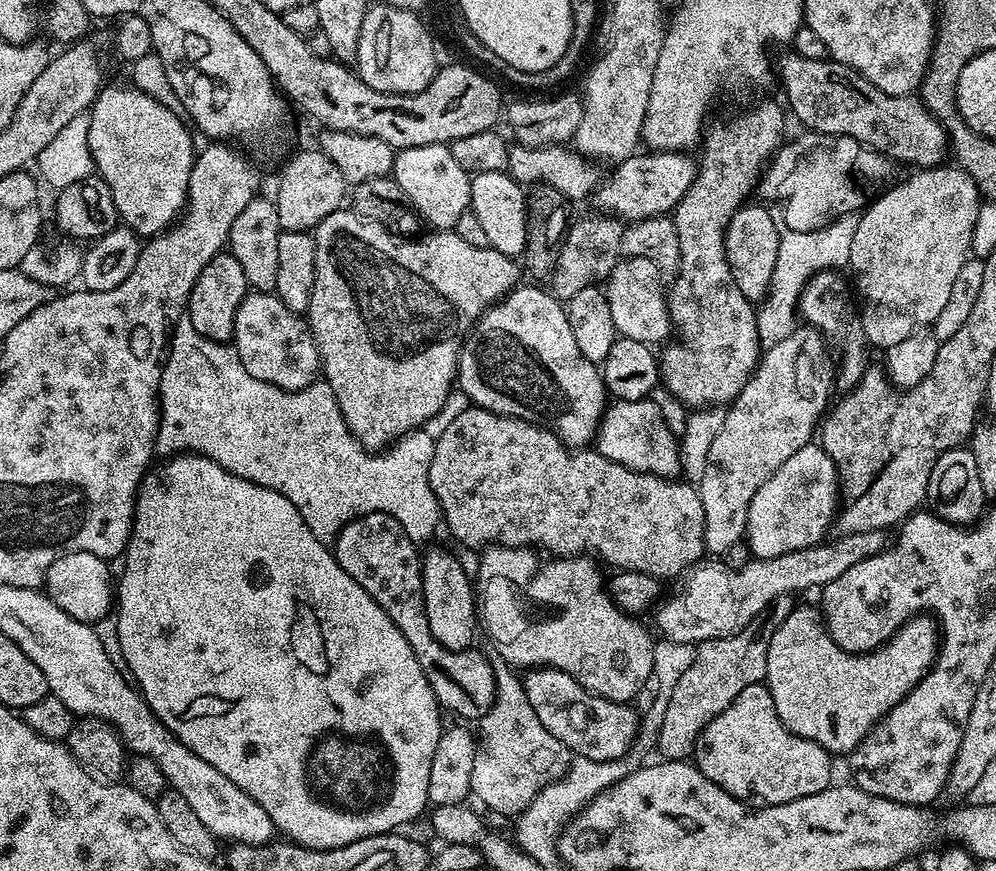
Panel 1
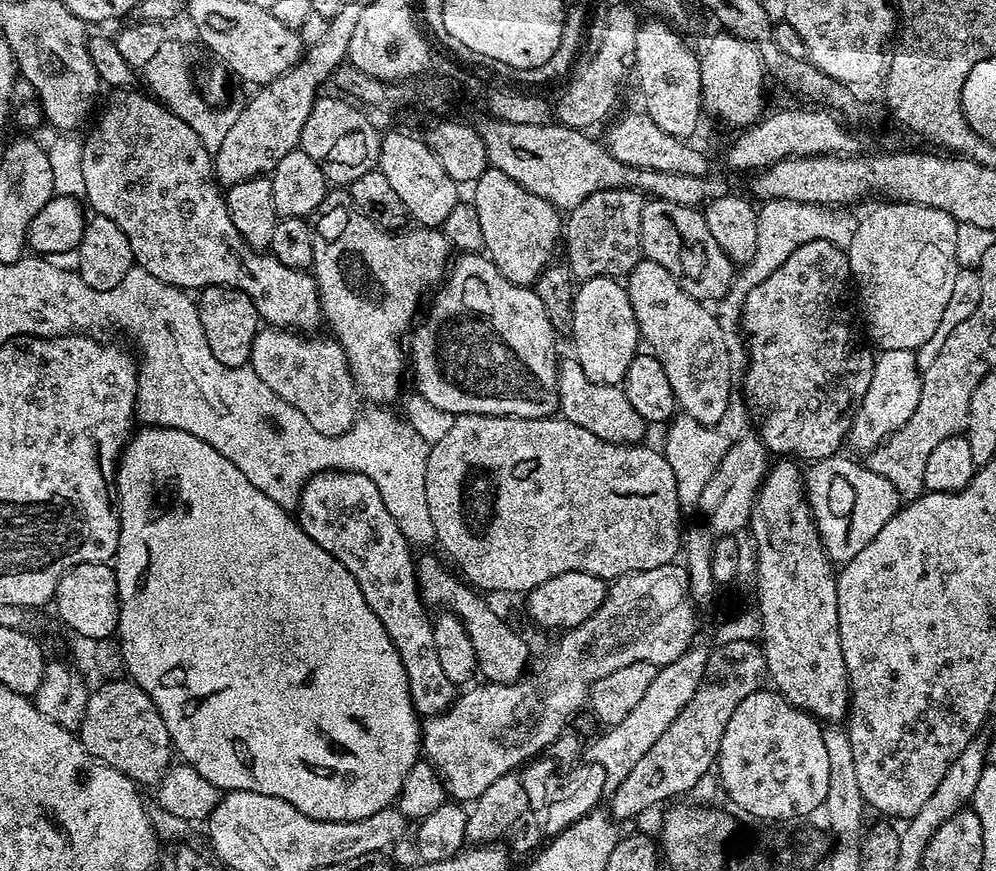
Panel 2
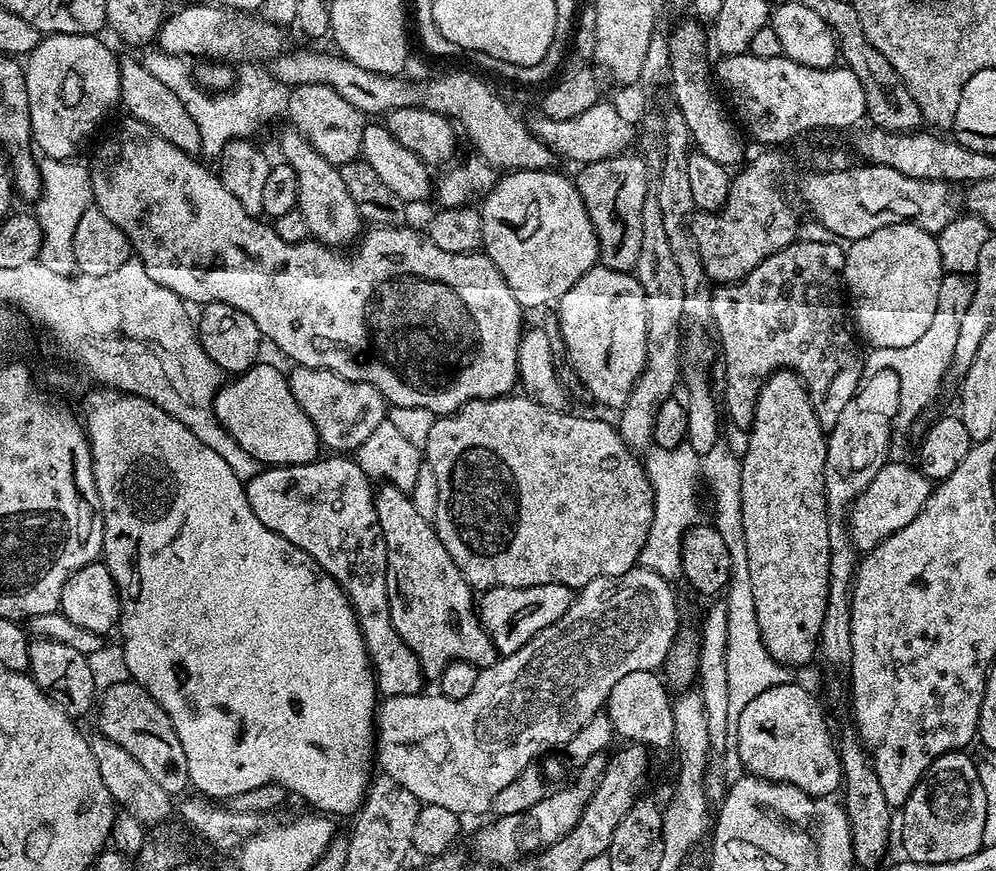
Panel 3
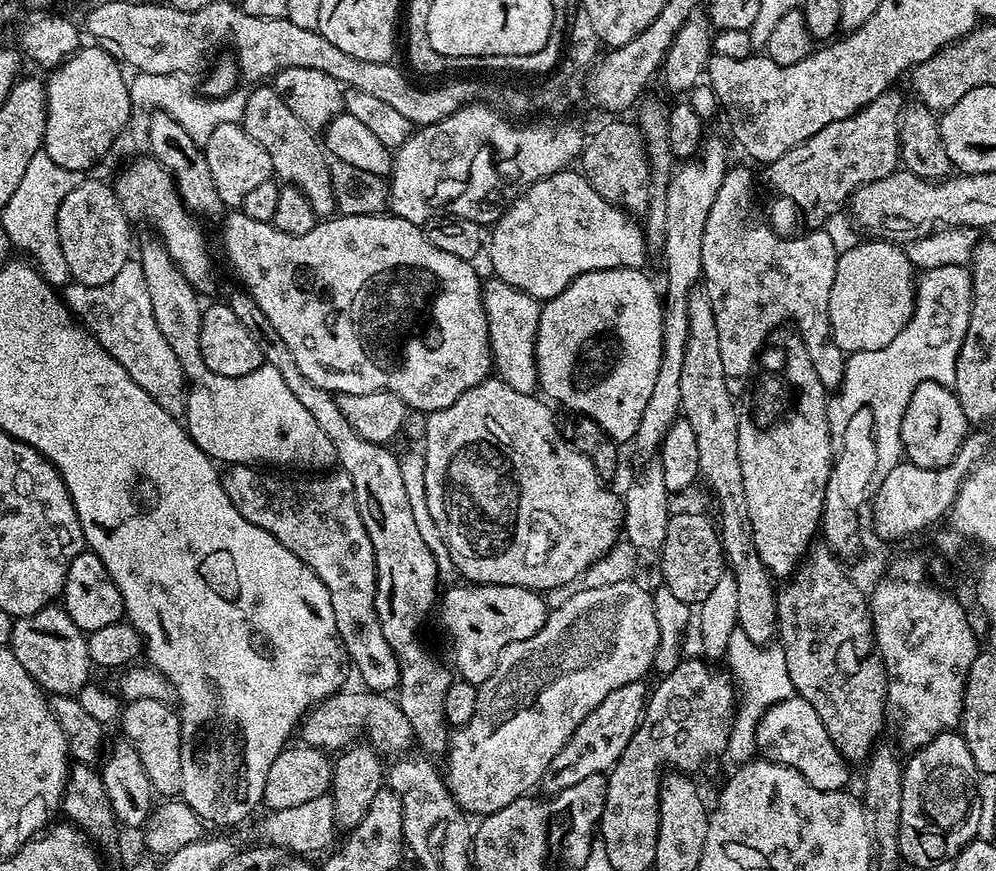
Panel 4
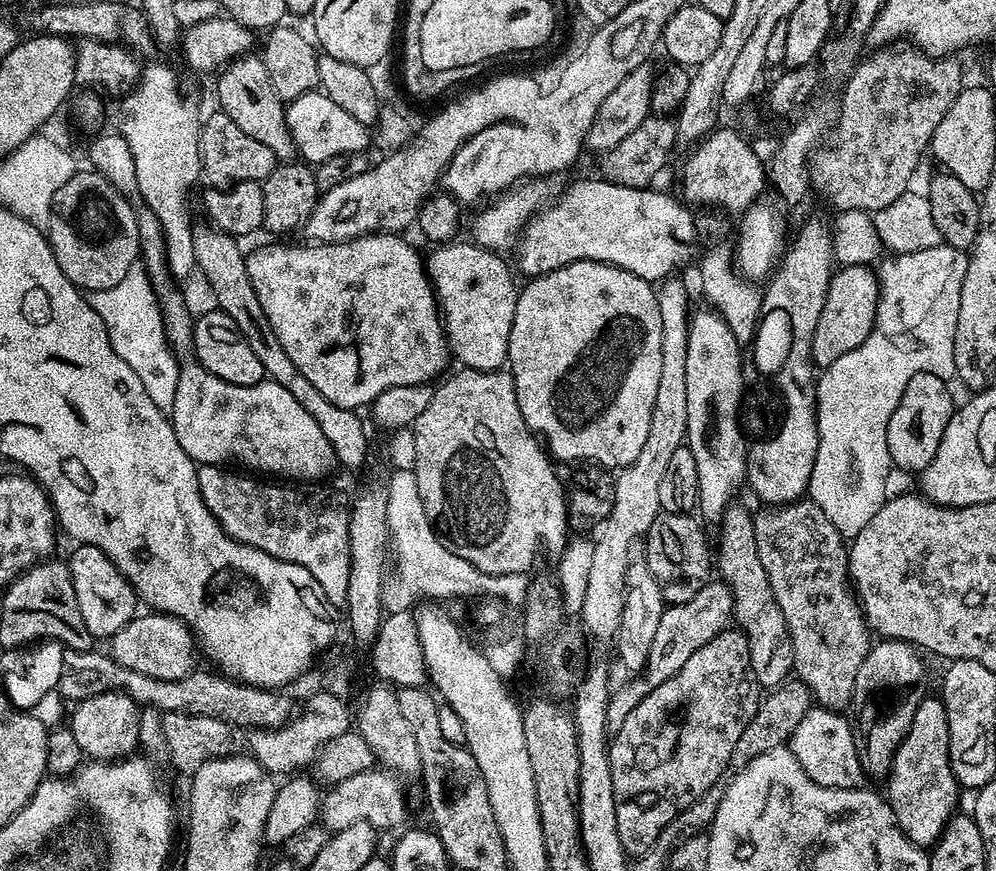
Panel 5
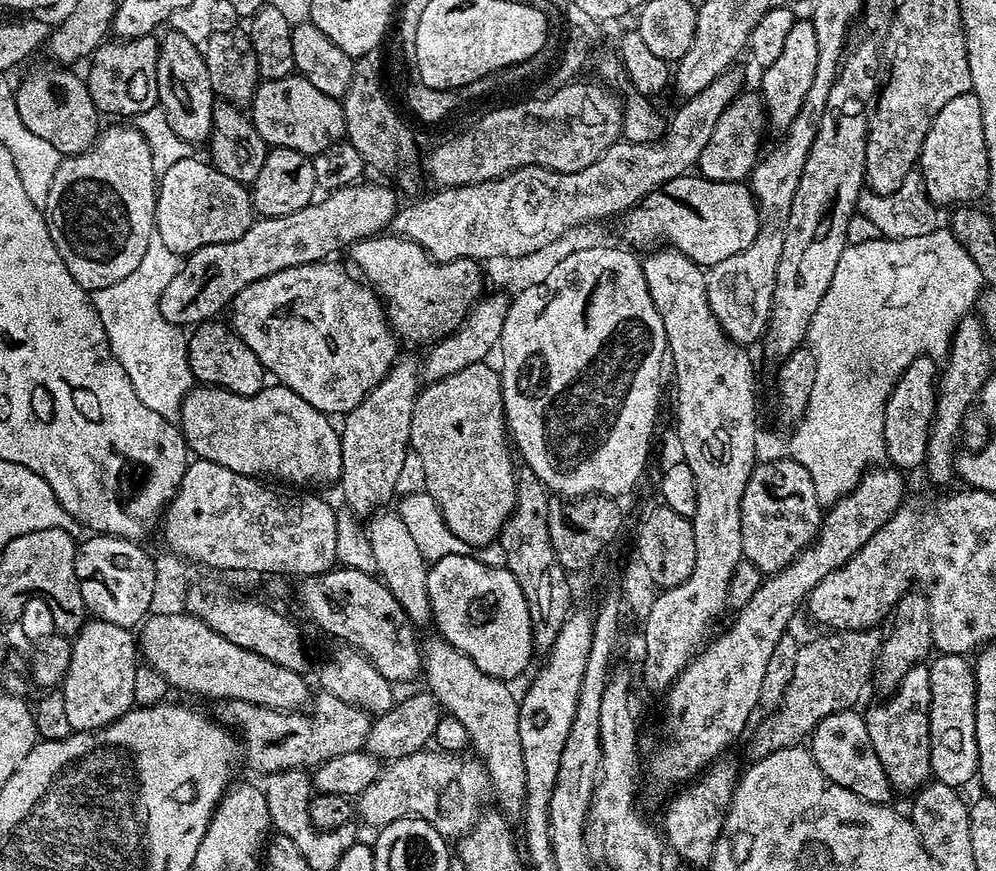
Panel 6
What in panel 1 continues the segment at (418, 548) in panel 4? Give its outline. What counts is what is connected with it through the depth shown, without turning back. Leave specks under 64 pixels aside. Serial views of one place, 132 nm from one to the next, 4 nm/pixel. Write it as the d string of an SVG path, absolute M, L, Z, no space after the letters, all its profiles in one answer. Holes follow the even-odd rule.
M533 668L523 673L522 679L539 721L572 754L606 762L622 758L632 747L638 729L638 713L632 706L586 690L574 677L557 668Z

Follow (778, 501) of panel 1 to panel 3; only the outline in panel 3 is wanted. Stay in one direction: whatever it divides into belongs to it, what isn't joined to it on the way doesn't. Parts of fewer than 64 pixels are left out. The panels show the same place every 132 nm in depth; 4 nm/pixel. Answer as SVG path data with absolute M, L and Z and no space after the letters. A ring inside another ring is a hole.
M895 462L885 464L882 470L878 470L878 474L874 474L874 482L870 482L866 490L862 490L849 511L846 523L852 543L861 553L869 552L874 546L890 538L890 534L914 522L914 518L918 518L918 510L926 506L928 496L933 490L933 481L923 476L919 467L907 468L906 465Z

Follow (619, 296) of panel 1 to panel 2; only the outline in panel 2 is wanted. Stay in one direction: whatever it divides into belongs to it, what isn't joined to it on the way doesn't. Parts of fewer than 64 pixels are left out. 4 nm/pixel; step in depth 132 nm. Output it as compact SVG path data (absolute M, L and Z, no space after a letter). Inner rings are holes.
M642 258L628 274L626 287L640 337L662 363L674 390L677 407L700 424L715 426L734 392L727 342L723 341L715 313L686 294L670 272L653 260Z

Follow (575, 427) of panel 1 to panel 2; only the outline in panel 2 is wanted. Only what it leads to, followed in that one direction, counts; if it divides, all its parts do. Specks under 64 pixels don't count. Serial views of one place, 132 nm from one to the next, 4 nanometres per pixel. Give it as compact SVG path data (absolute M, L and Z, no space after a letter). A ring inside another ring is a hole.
M460 254L455 257L446 282L441 283L435 292L436 297L424 321L422 316L410 332L410 376L416 379L415 391L419 396L455 417L478 414L542 418L557 415L557 337L535 287L510 282L487 255Z

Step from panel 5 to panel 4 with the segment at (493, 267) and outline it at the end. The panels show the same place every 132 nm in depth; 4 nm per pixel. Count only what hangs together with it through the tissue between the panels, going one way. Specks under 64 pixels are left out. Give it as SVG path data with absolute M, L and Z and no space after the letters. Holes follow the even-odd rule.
M495 278L482 284L484 313L488 319L488 345L492 351L495 375L506 386L522 394L537 391L536 383L536 331L540 321L541 301Z

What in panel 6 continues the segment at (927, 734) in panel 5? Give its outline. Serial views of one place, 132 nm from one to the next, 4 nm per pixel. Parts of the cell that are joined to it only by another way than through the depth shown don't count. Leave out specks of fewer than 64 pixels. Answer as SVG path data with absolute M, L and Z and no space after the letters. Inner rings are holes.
M916 664L904 675L895 692L887 697L884 705L876 704L866 712L866 730L870 730L870 742L874 742L874 754L886 770L893 793L915 794L929 783L930 766L930 678L928 664Z

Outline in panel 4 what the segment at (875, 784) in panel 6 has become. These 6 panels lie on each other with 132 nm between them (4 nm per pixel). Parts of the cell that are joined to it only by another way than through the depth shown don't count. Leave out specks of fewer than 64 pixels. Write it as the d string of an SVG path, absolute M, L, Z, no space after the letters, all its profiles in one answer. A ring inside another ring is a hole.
M799 694L770 706L762 714L757 724L756 751L773 764L796 768L798 774L802 774L802 778L806 778L806 782L818 790L838 792L849 787L848 761L838 754L838 746L830 742L830 734L826 734L826 726L822 726L814 706L810 706L810 702L806 702Z

